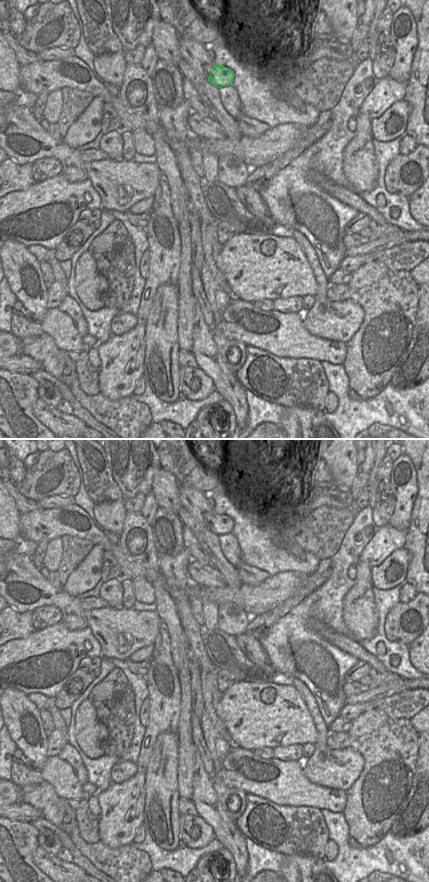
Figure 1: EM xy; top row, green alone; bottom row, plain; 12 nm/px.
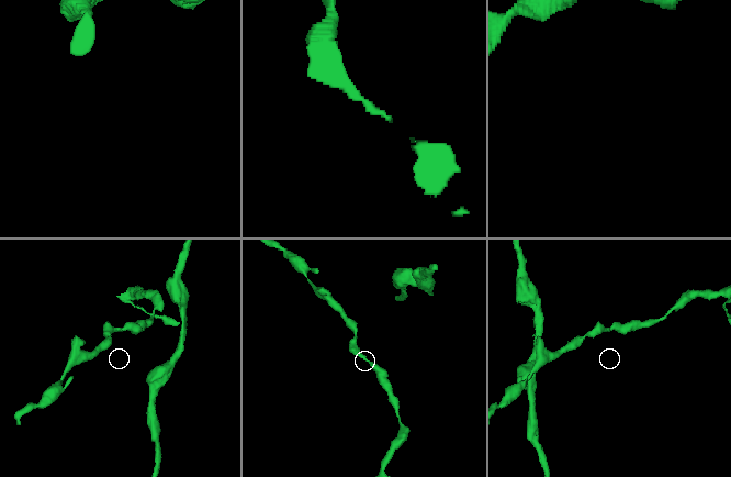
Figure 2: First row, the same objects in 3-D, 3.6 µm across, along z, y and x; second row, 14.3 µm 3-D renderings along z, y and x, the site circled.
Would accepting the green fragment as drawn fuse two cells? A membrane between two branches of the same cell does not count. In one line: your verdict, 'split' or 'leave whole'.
leave whole

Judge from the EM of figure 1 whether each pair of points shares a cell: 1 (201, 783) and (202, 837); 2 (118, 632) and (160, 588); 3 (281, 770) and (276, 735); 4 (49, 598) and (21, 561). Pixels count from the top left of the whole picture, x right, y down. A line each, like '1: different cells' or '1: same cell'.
1: different cells
2: different cells
3: different cells
4: same cell

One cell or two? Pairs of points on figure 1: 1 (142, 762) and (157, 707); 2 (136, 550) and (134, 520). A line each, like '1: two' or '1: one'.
1: one
2: one

